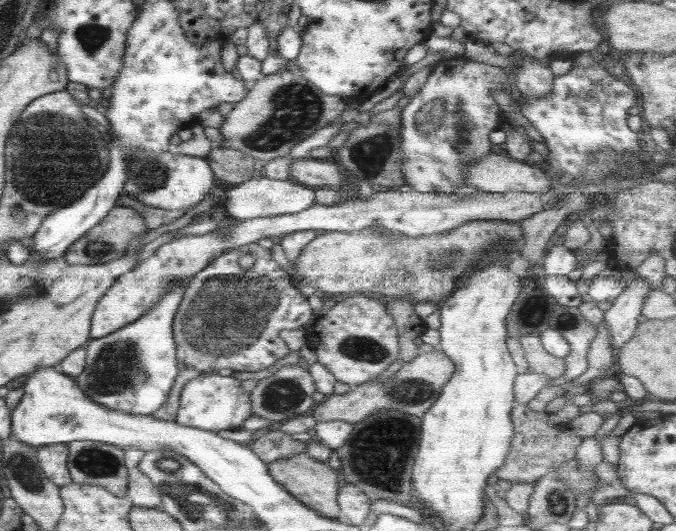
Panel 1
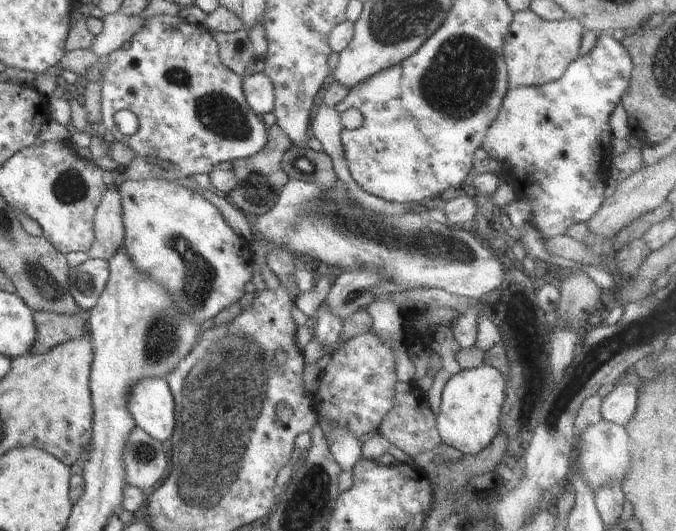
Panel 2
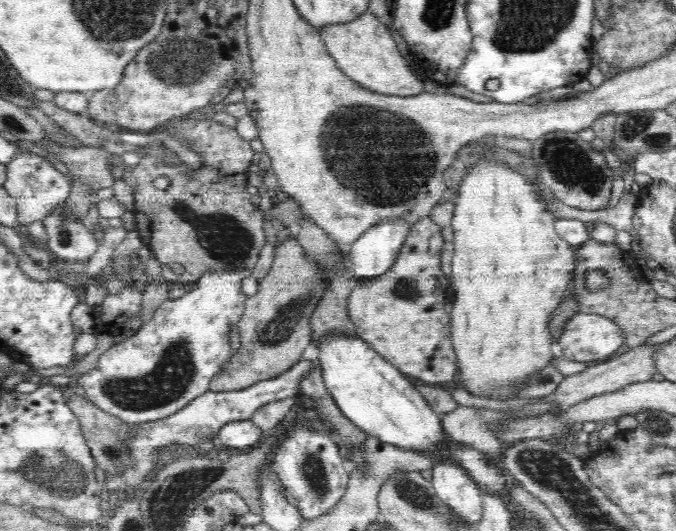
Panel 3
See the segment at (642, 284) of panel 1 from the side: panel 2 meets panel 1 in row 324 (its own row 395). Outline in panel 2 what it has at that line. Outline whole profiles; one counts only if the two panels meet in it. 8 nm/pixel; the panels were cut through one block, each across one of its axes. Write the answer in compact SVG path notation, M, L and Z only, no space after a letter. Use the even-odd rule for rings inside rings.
M632 384L615 386L612 392L602 398L601 418L606 422L626 427L637 412L639 388Z

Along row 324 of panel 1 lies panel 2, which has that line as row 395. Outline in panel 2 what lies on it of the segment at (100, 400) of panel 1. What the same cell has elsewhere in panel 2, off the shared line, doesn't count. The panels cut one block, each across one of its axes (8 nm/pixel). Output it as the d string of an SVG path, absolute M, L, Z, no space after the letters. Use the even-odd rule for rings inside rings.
M165 377L138 381L127 396L127 411L136 427L161 443L171 438L176 424L175 402Z

